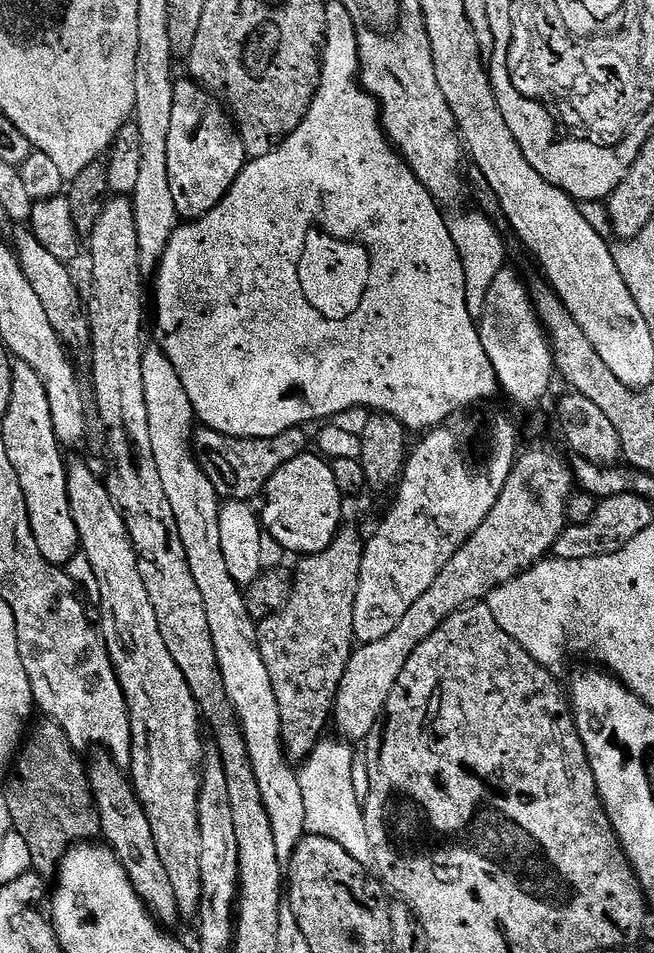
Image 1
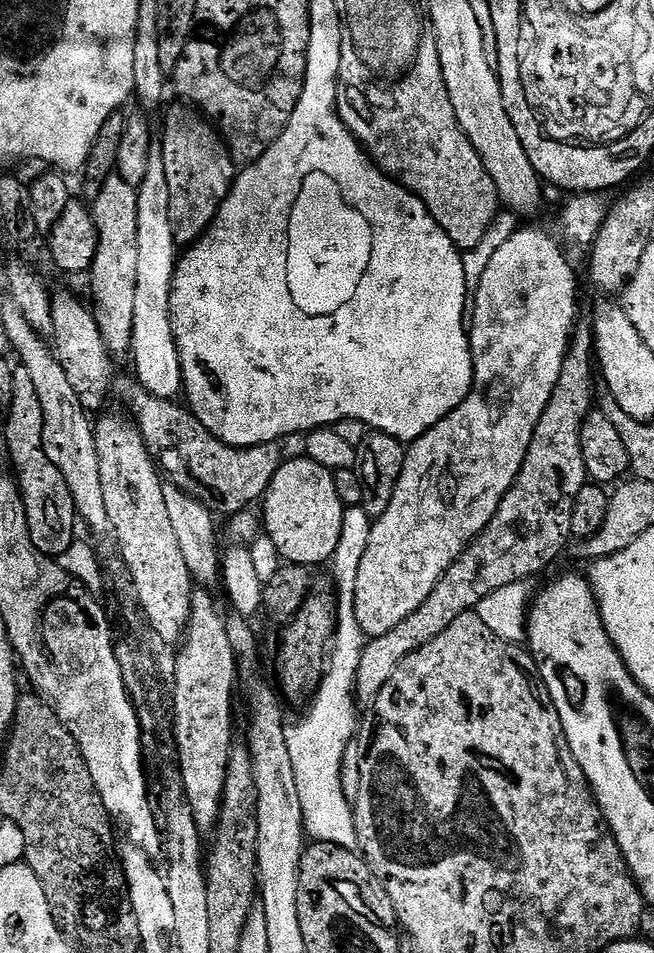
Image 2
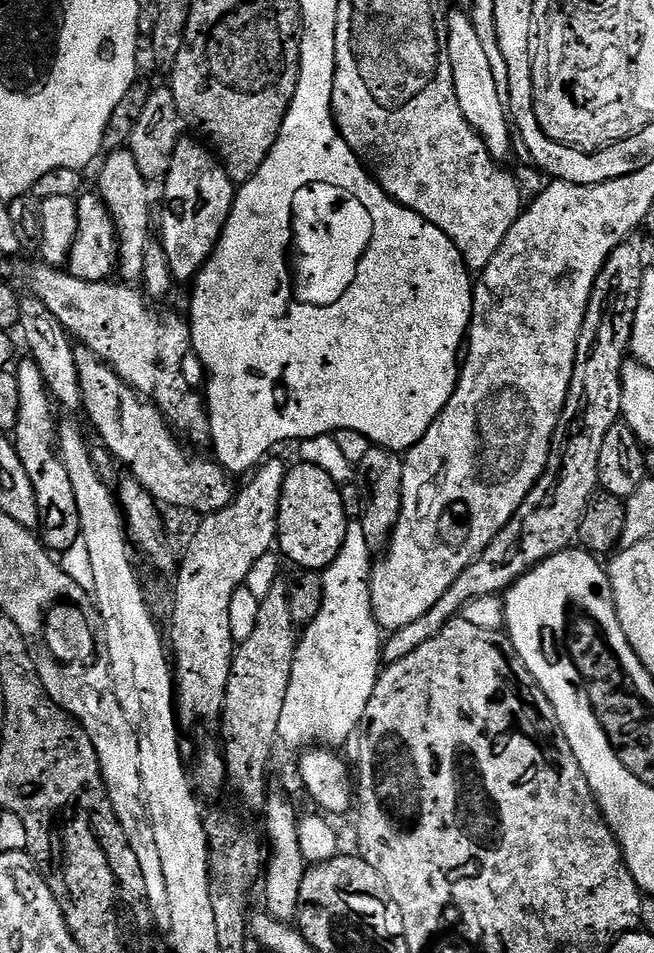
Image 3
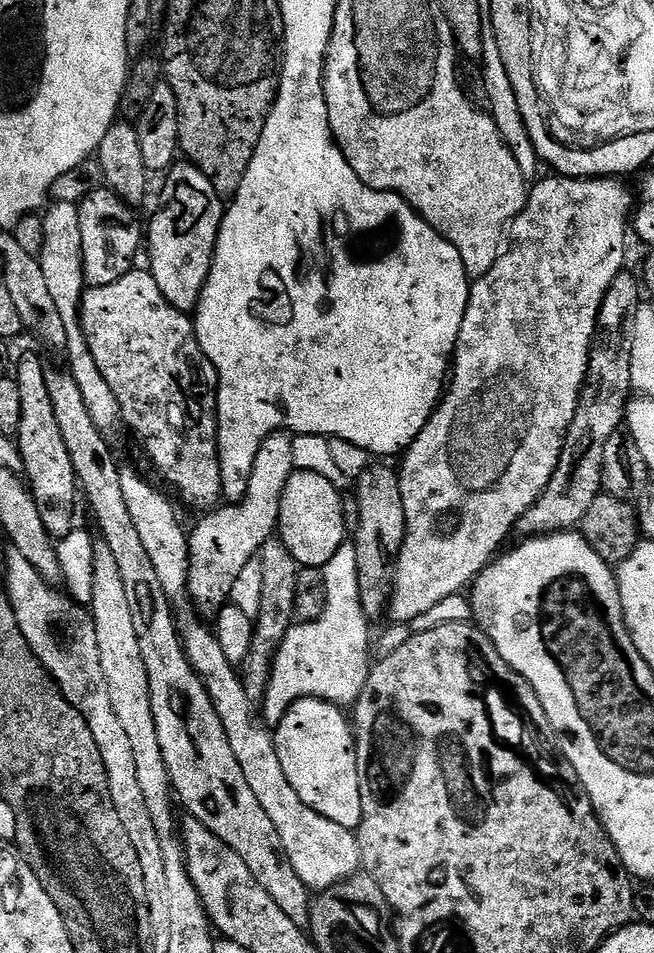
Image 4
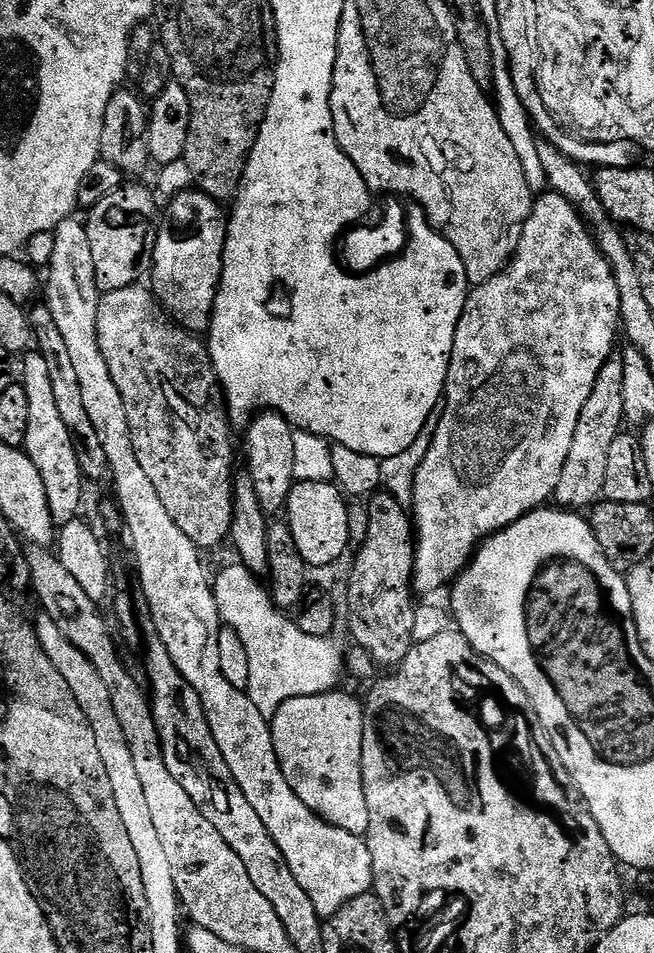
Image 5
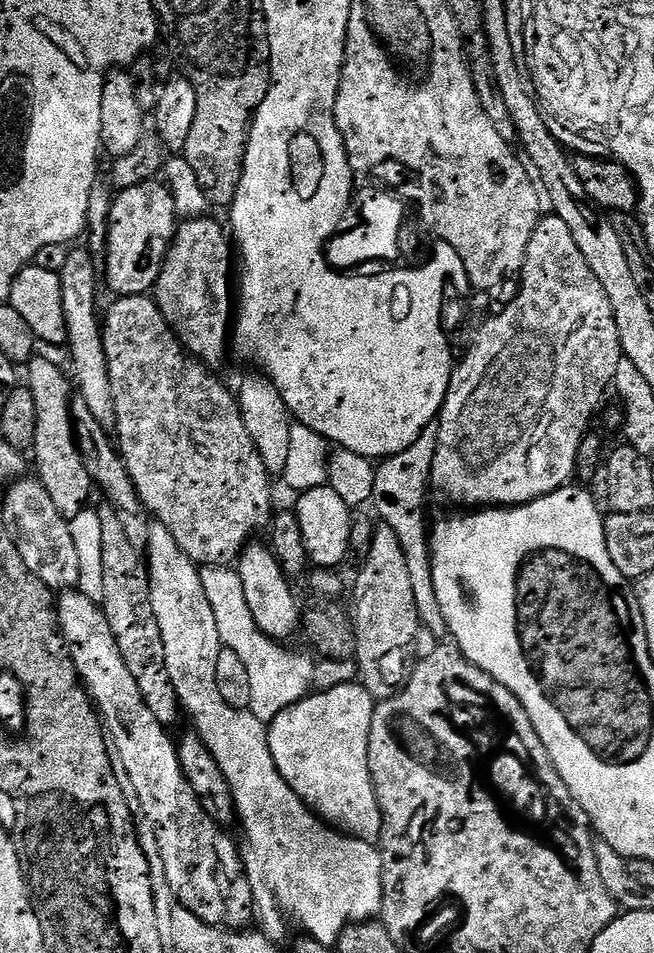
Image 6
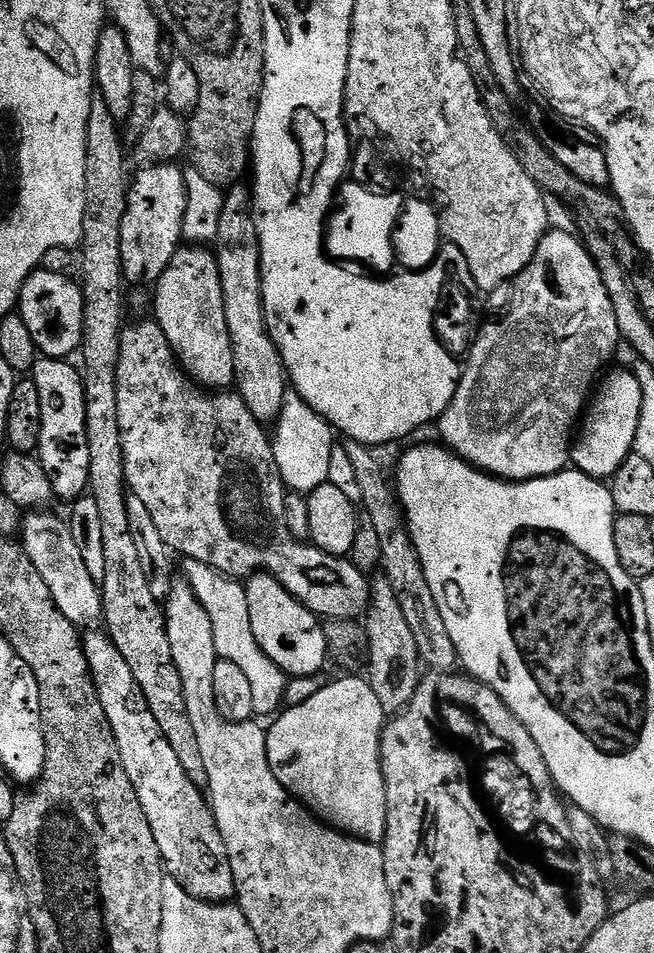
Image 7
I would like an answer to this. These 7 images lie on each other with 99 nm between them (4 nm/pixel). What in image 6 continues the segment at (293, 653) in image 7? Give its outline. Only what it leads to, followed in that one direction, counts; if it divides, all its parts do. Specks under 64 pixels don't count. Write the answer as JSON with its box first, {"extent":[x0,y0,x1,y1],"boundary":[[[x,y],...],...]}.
{"extent":[234,543,302,642],"boundary":[[[267,543],[245,544],[238,557],[234,571],[242,578],[242,594],[246,594],[246,606],[254,614],[254,622],[266,635],[279,642],[288,642],[302,624],[302,607],[292,593],[293,581],[284,573],[280,560],[272,553]]]}

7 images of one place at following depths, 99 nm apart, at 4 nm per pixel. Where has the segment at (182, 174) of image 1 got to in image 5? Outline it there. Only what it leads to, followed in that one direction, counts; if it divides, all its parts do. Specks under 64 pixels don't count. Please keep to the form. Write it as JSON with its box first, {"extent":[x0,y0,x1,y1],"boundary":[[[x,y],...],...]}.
{"extent":[150,190,228,334],"boundary":[[[199,190],[180,192],[167,201],[168,213],[158,224],[158,231],[154,237],[150,253],[150,272],[152,268],[151,291],[159,305],[168,313],[175,323],[186,332],[193,334],[207,333],[212,323],[212,307],[216,301],[216,291],[220,289],[220,275],[224,265],[224,243],[228,237],[228,221],[217,201],[212,200]]]}

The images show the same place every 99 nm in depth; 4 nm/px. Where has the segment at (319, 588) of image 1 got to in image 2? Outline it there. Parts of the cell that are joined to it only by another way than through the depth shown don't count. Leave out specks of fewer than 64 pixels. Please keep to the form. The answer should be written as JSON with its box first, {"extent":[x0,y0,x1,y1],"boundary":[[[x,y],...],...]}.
{"extent":[280,591,337,704],"boundary":[[[313,591],[302,610],[287,621],[284,637],[280,640],[280,684],[285,701],[300,704],[311,701],[319,691],[330,659],[330,649],[337,639],[337,601],[331,592]]]}

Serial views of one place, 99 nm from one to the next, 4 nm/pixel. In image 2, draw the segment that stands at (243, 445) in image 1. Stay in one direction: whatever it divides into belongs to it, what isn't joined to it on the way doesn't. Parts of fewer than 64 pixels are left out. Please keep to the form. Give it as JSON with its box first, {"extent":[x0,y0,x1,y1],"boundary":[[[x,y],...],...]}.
{"extent":[128,386,286,514],"boundary":[[[139,386],[133,388],[128,400],[136,411],[134,420],[149,452],[167,475],[168,472],[176,476],[179,472],[188,471],[228,514],[251,509],[255,500],[256,503],[263,501],[274,474],[278,474],[286,459],[285,453],[280,453],[279,443],[235,448],[210,434],[208,427],[187,407],[179,408],[176,400],[152,396]]]}

